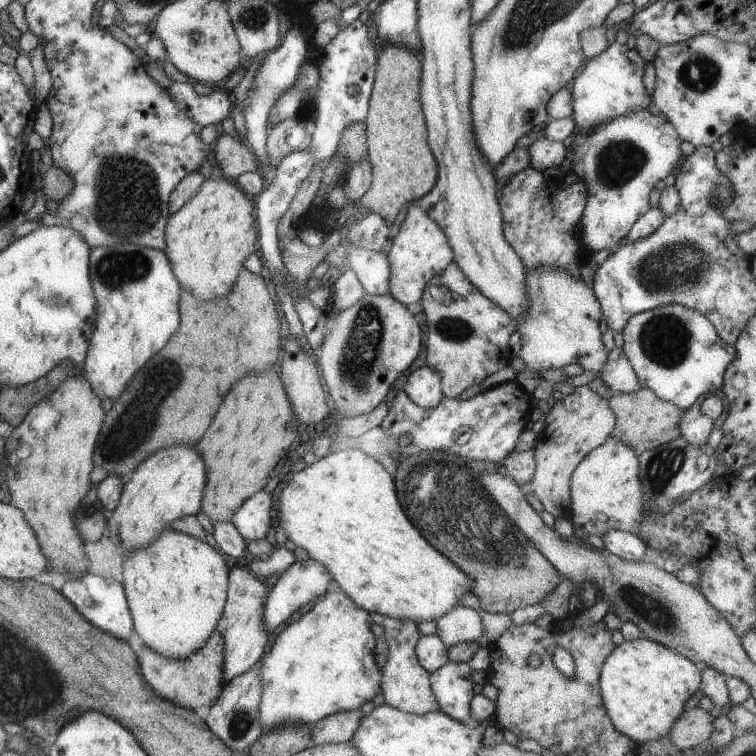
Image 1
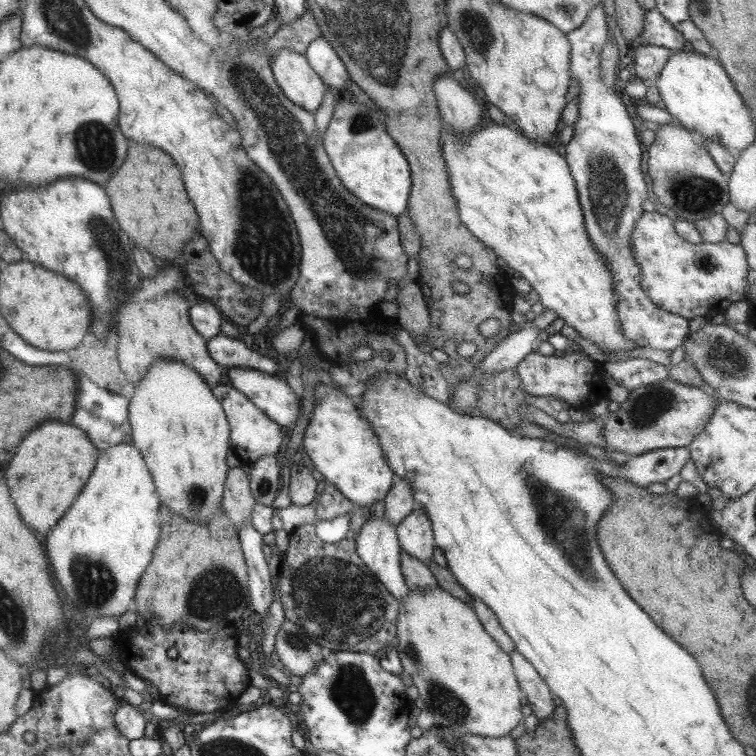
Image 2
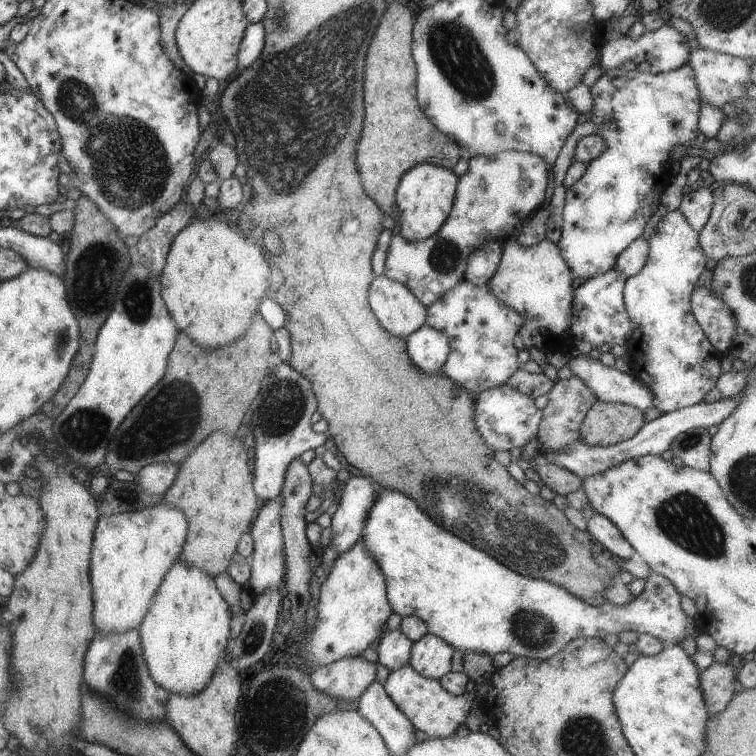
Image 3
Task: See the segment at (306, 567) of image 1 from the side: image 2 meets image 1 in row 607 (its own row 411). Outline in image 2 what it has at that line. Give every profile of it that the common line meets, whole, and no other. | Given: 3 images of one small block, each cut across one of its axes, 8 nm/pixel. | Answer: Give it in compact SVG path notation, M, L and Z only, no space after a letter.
M232 366L228 376L232 387L248 397L281 428L295 425L301 413L301 398L286 380L248 366Z

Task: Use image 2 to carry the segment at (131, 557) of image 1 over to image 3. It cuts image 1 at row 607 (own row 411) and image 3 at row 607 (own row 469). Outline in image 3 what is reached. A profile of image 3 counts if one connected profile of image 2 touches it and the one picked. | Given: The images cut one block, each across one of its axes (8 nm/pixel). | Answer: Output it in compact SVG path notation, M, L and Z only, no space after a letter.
M178 560L164 576L162 584L152 598L146 617L138 628L143 656L153 682L168 693L190 695L203 690L208 685L220 658L228 653L232 641L230 618L229 605L218 591L214 578L196 565L188 565Z

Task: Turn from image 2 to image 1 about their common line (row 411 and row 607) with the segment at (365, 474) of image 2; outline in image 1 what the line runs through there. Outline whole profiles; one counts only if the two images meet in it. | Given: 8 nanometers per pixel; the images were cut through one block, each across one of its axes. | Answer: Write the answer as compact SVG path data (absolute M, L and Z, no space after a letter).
M342 590L325 595L310 612L298 622L292 622L276 636L276 642L259 665L262 700L259 705L261 733L267 734L287 725L314 725L328 716L360 709L380 692L381 670L378 668L374 648L376 637L371 632L371 614L358 607Z

